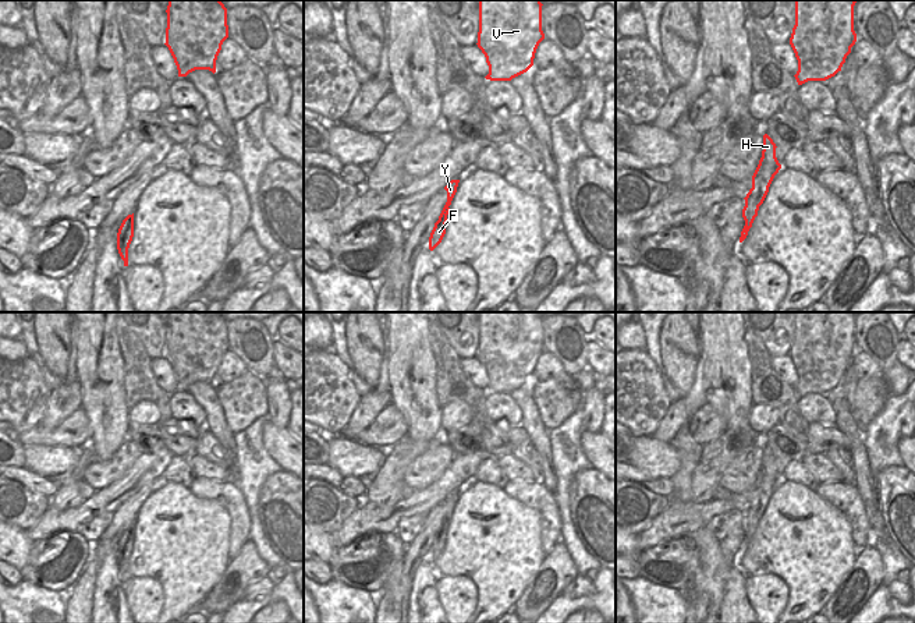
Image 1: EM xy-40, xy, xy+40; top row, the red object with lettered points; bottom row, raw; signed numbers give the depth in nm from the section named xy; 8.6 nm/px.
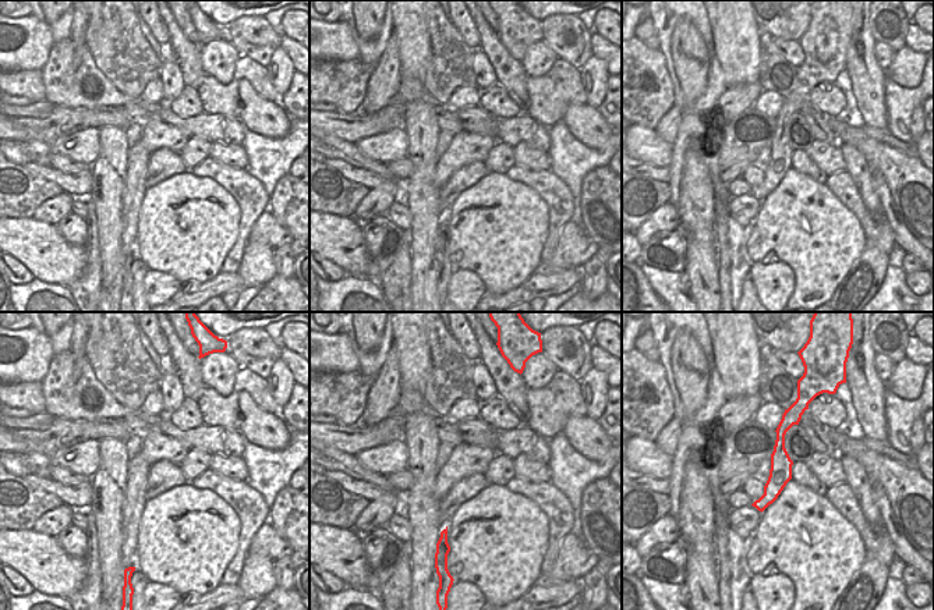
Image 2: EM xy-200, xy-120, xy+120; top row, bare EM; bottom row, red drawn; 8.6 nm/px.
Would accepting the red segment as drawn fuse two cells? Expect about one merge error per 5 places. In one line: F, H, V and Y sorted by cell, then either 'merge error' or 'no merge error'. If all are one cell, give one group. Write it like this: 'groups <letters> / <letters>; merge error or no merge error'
groups F H V Y; no merge error

